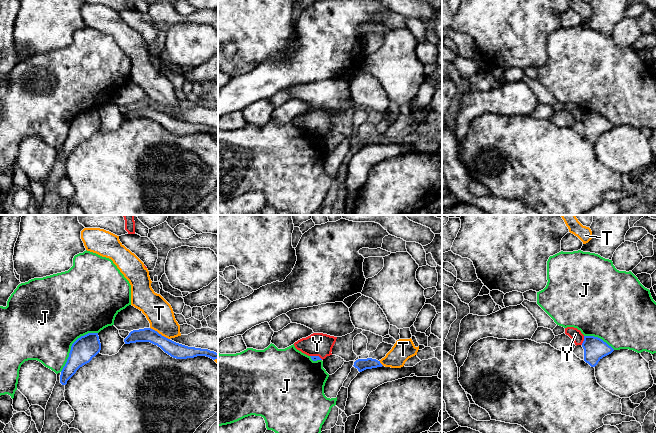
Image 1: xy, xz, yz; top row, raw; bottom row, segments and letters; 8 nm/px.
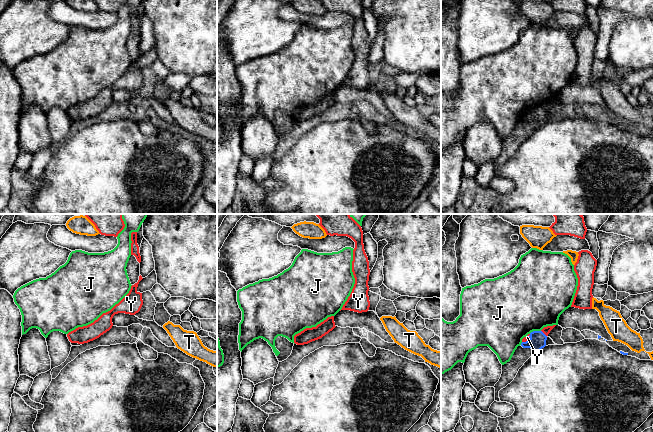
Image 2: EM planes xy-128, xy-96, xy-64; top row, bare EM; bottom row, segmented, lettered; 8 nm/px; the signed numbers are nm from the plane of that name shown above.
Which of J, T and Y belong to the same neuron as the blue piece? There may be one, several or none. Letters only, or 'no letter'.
no letter

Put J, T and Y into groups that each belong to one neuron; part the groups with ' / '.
J / T / Y

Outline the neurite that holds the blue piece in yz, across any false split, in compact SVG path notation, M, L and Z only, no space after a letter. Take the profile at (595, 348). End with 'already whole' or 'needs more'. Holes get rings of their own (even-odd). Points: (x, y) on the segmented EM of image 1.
M584 336L582 347L584 349L584 361L591 367L595 367L603 357L614 351L602 339L594 336Z; already whole

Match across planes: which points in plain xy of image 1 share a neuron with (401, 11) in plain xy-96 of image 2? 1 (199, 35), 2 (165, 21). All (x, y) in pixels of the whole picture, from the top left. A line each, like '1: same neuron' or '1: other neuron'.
1: same neuron
2: other neuron

